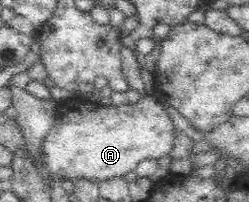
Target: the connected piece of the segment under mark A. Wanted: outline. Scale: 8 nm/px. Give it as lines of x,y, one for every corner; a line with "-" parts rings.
61,95
49,135
43,142
45,164
55,179
77,177
93,182
107,179
133,178
139,163
158,161
170,155
181,131
154,96
147,96
135,105
101,107
77,96

